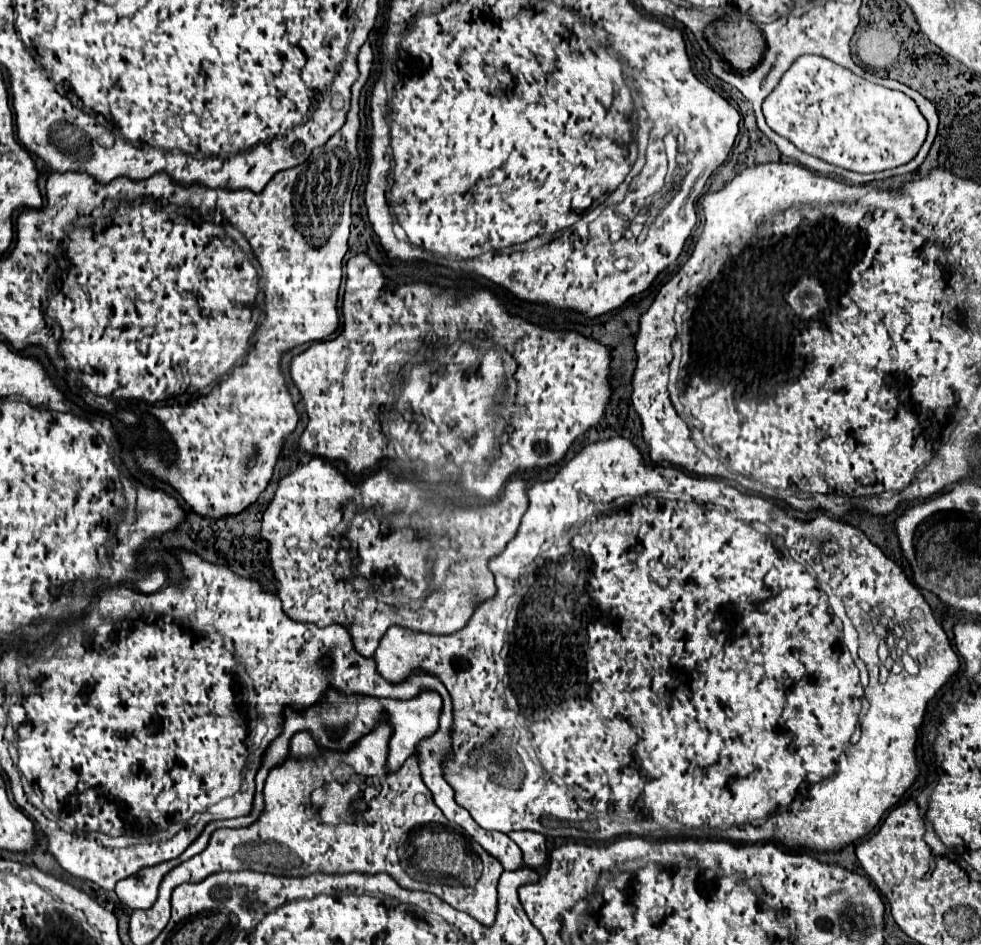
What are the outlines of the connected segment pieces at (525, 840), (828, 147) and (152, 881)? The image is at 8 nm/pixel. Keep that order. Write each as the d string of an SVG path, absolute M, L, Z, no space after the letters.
M510 832L508 834L516 844L518 848L522 850L524 854L524 864L528 868L542 868L546 866L546 860L548 860L548 850L546 850L546 840L542 834L538 832Z
M816 54L800 56L788 68L778 86L764 100L762 110L766 124L776 134L788 138L798 150L852 172L882 172L910 162L926 140L928 130L928 122L922 118L922 112L912 98L902 92L872 84L844 66L838 66Z
M158 864L158 866L148 866L146 868L146 878L136 880L136 874L130 878L120 880L120 900L130 906L132 910L136 908L150 908L158 896L158 886L162 876L172 870L178 864Z

